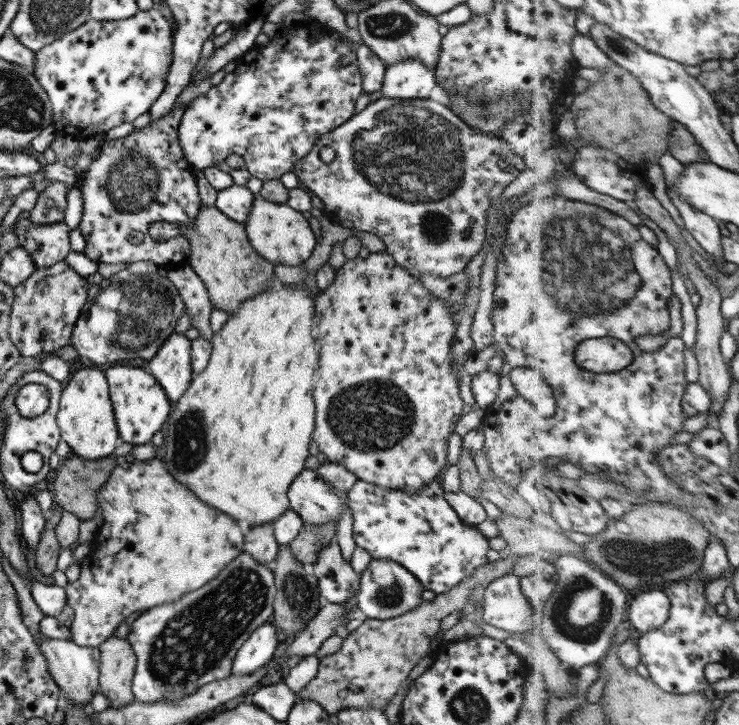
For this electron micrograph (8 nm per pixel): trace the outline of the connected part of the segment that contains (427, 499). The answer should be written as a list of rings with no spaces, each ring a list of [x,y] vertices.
[[[440,477],[433,478],[420,490],[413,493],[401,490],[385,490],[373,484],[357,479],[345,493],[347,505],[352,513],[352,534],[355,546],[367,551],[375,560],[391,560],[411,572],[423,586],[435,594],[447,592],[457,586],[461,580],[469,578],[473,570],[487,563],[485,552],[489,550],[488,540],[474,525],[460,522],[453,508],[443,498],[443,490],[439,484]]]

